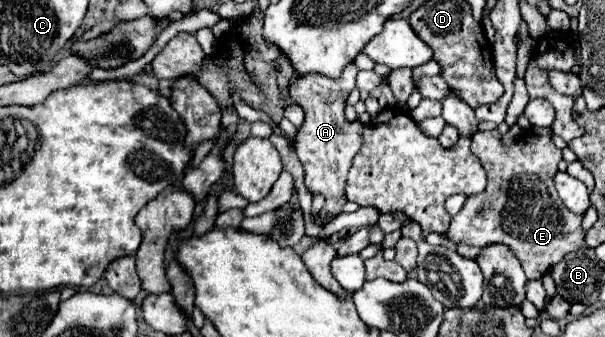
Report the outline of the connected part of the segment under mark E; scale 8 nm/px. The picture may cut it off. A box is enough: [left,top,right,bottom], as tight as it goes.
[442,130,584,280]

